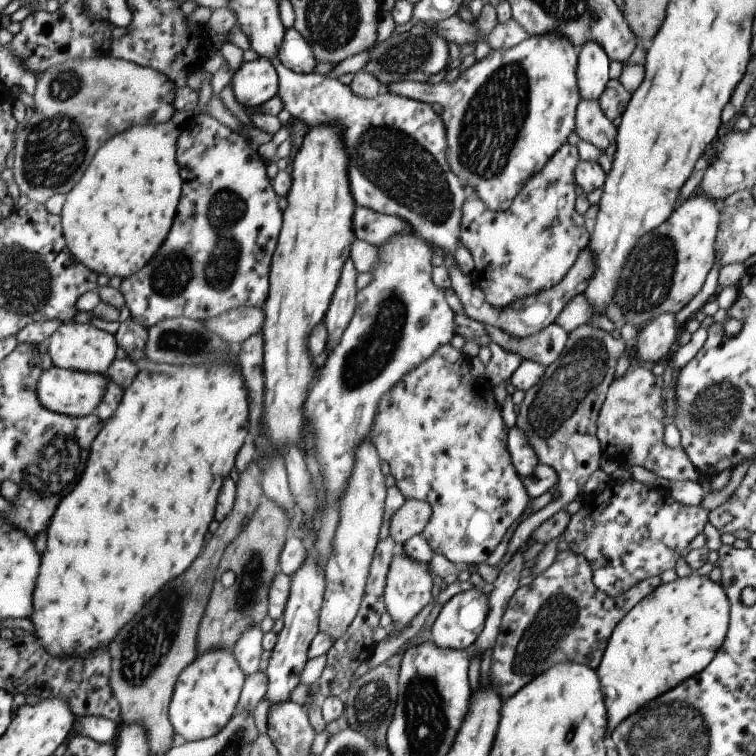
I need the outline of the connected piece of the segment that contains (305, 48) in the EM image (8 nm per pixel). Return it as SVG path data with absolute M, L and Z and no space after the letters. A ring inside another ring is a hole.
M292 27L284 30L276 58L282 66L297 74L311 74L316 64L311 48L301 34Z

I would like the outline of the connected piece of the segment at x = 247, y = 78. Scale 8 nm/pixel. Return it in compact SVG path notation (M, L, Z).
M262 57L243 64L231 78L231 92L235 101L244 108L261 106L278 92L278 79L273 66Z

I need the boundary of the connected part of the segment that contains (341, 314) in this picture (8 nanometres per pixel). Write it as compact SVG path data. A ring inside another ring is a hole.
M347 260L343 264L337 290L335 290L335 294L331 298L331 304L327 308L327 314L323 318L323 326L327 330L327 350L325 352L333 350L333 346L337 346L347 322L353 316L356 294L354 281L357 274L351 260Z

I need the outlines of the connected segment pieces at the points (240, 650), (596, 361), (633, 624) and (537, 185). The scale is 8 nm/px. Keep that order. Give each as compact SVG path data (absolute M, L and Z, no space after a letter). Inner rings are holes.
M251 626L243 634L239 634L231 652L244 675L257 671L257 665L263 650L261 649L262 632L259 626Z
M581 324L568 334L563 352L557 360L545 367L539 381L527 388L515 414L515 428L533 448L537 462L551 466L557 472L559 494L557 499L551 499L541 510L530 514L513 530L505 554L494 565L498 571L509 562L519 546L523 546L523 542L529 539L531 532L539 524L565 509L581 494L581 488L589 476L599 469L601 453L595 438L596 417L605 399L605 392L614 378L615 364L630 345L620 338L612 338L609 333L591 324Z
M692 572L685 578L675 578L672 582L655 581L650 594L639 600L636 606L625 614L613 628L601 661L595 670L601 682L601 696L607 710L606 739L629 714L636 713L645 702L657 698L673 686L680 685L693 674L699 674L715 657L723 643L729 622L729 602L720 583Z
M565 143L561 146L537 174L529 176L529 180L521 186L511 205L505 211L491 212L480 200L467 191L463 206L461 206L459 241L473 258L473 271L481 271L480 289L485 302L497 310L509 306L511 302L533 294L551 289L559 283L577 256L587 245L587 230L585 230L583 216L575 212L575 186L573 170L577 166L578 153L574 146Z

